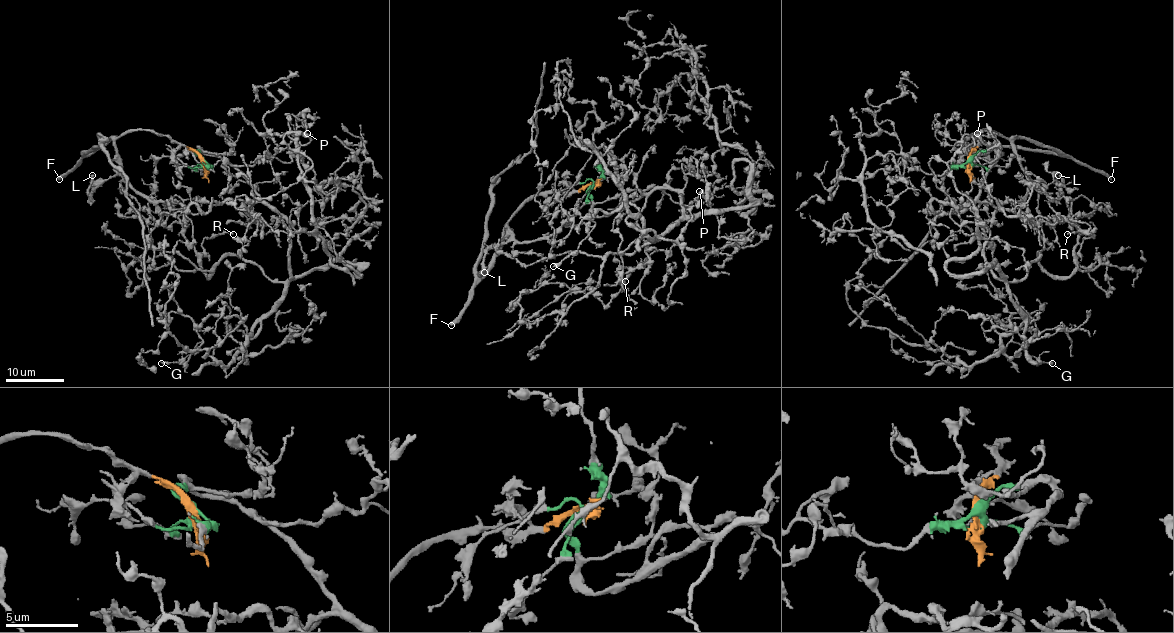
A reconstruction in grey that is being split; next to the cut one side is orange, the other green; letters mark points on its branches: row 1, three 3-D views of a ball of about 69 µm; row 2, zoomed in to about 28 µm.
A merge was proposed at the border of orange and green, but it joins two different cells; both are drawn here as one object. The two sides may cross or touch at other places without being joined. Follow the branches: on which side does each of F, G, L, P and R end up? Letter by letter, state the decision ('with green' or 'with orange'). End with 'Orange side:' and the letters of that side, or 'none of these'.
F: with orange
G: with green
L: with orange
P: with green
R: with green
Orange side: F, L

